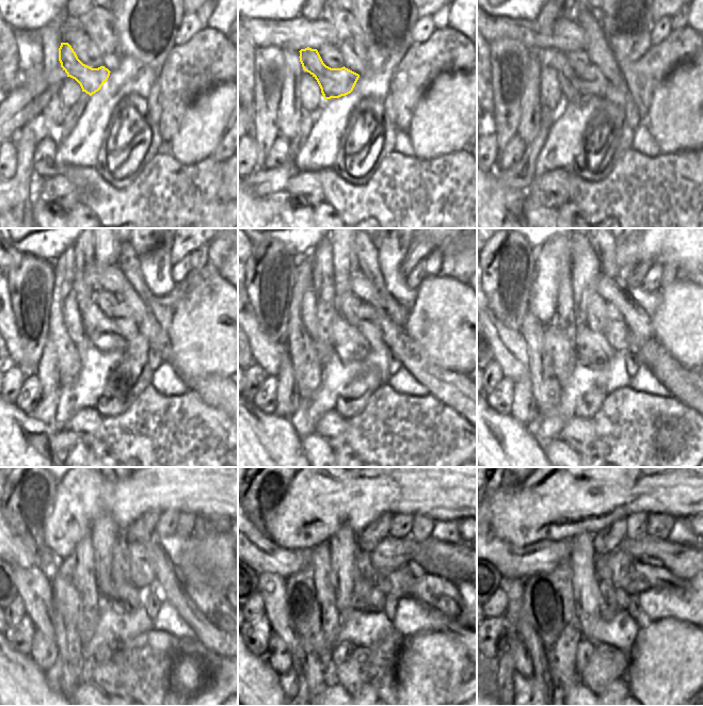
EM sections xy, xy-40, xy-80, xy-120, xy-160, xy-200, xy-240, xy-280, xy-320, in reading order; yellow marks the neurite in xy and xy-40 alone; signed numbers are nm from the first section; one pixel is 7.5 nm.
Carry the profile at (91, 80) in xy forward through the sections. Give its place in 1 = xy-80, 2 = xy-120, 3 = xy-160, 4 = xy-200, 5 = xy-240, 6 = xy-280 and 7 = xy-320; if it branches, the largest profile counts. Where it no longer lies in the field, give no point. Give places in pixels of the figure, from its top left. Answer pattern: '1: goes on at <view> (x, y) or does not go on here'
1: goes on at xy-80 (576, 89)
2: goes on at xy-120 (111, 334)
3: goes on at xy-160 (350, 342)
4: goes on at xy-200 (591, 348)
5: goes on at xy-240 (130, 594)
6: goes on at xy-280 (382, 565)
7: goes on at xy-320 (622, 597)

